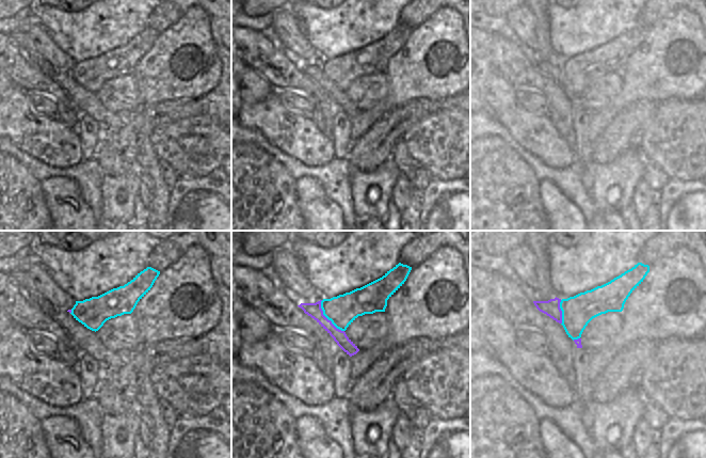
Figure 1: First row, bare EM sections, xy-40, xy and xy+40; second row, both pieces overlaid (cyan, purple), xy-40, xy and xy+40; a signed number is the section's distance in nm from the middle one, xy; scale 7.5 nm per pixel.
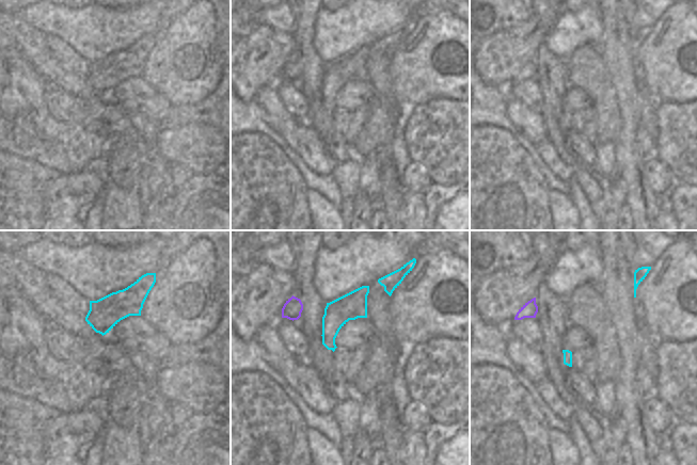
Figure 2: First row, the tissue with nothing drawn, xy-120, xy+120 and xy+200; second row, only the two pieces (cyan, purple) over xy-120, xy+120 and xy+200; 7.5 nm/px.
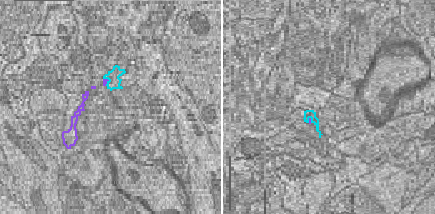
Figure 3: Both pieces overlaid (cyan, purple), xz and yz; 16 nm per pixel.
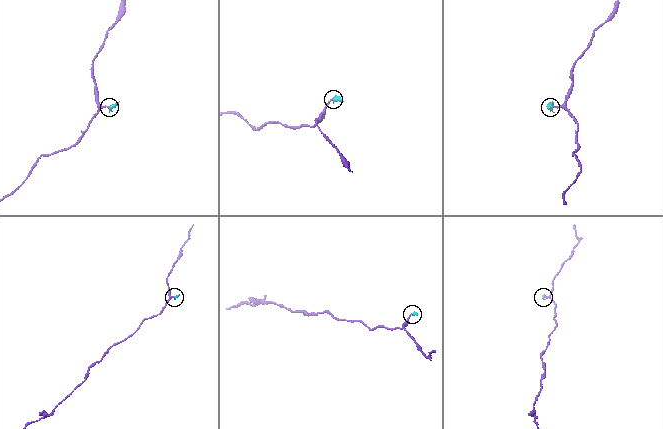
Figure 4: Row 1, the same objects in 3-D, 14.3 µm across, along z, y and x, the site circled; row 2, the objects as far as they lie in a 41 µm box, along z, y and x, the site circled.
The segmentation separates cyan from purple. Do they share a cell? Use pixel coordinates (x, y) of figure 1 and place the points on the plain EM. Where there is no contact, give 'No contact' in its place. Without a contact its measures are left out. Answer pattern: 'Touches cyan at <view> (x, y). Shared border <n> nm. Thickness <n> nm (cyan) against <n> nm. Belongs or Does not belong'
Touches cyan at xy (326, 78). Shared border 300 nm. Thickness 220 nm (cyan) against 110 nm. Belongs.

